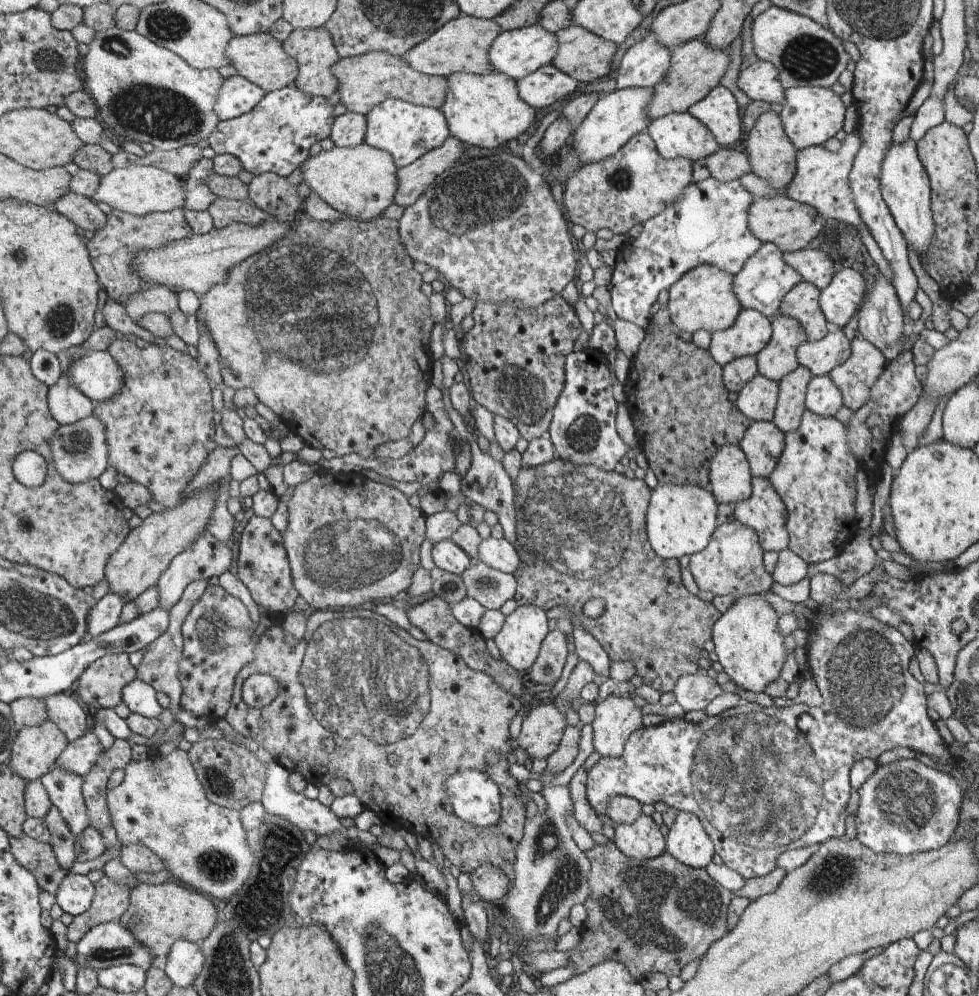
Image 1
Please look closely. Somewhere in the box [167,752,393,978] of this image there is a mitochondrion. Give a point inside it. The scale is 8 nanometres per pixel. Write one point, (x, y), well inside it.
(214, 866)

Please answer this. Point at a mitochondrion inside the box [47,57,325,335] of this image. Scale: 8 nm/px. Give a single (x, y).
(153, 113)

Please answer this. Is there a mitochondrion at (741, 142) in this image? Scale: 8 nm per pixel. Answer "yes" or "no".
no

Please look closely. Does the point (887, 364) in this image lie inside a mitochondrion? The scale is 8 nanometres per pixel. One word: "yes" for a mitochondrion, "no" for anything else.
no

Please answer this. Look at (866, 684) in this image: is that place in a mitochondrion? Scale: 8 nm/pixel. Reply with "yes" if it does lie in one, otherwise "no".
yes

